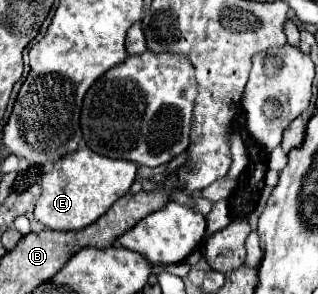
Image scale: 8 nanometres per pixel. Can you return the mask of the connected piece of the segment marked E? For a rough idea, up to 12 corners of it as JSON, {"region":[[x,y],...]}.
{"region":[[78,149],[42,177],[34,217],[76,231],[136,179],[132,161]]}

